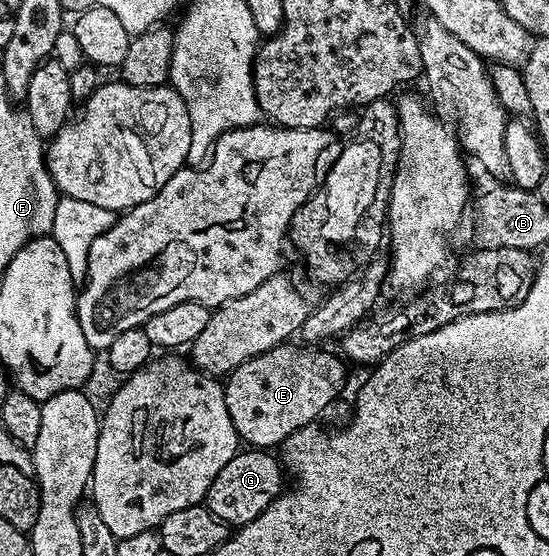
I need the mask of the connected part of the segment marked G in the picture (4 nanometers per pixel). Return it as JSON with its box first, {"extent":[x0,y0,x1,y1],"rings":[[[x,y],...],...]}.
{"extent":[204,449,284,529],"rings":[[[266,449],[239,450],[232,461],[228,461],[228,465],[216,473],[216,481],[212,481],[204,500],[206,508],[234,529],[256,521],[256,517],[260,517],[260,513],[264,513],[264,509],[268,509],[268,505],[272,505],[272,501],[284,490],[283,464],[270,455],[273,454]]]}

